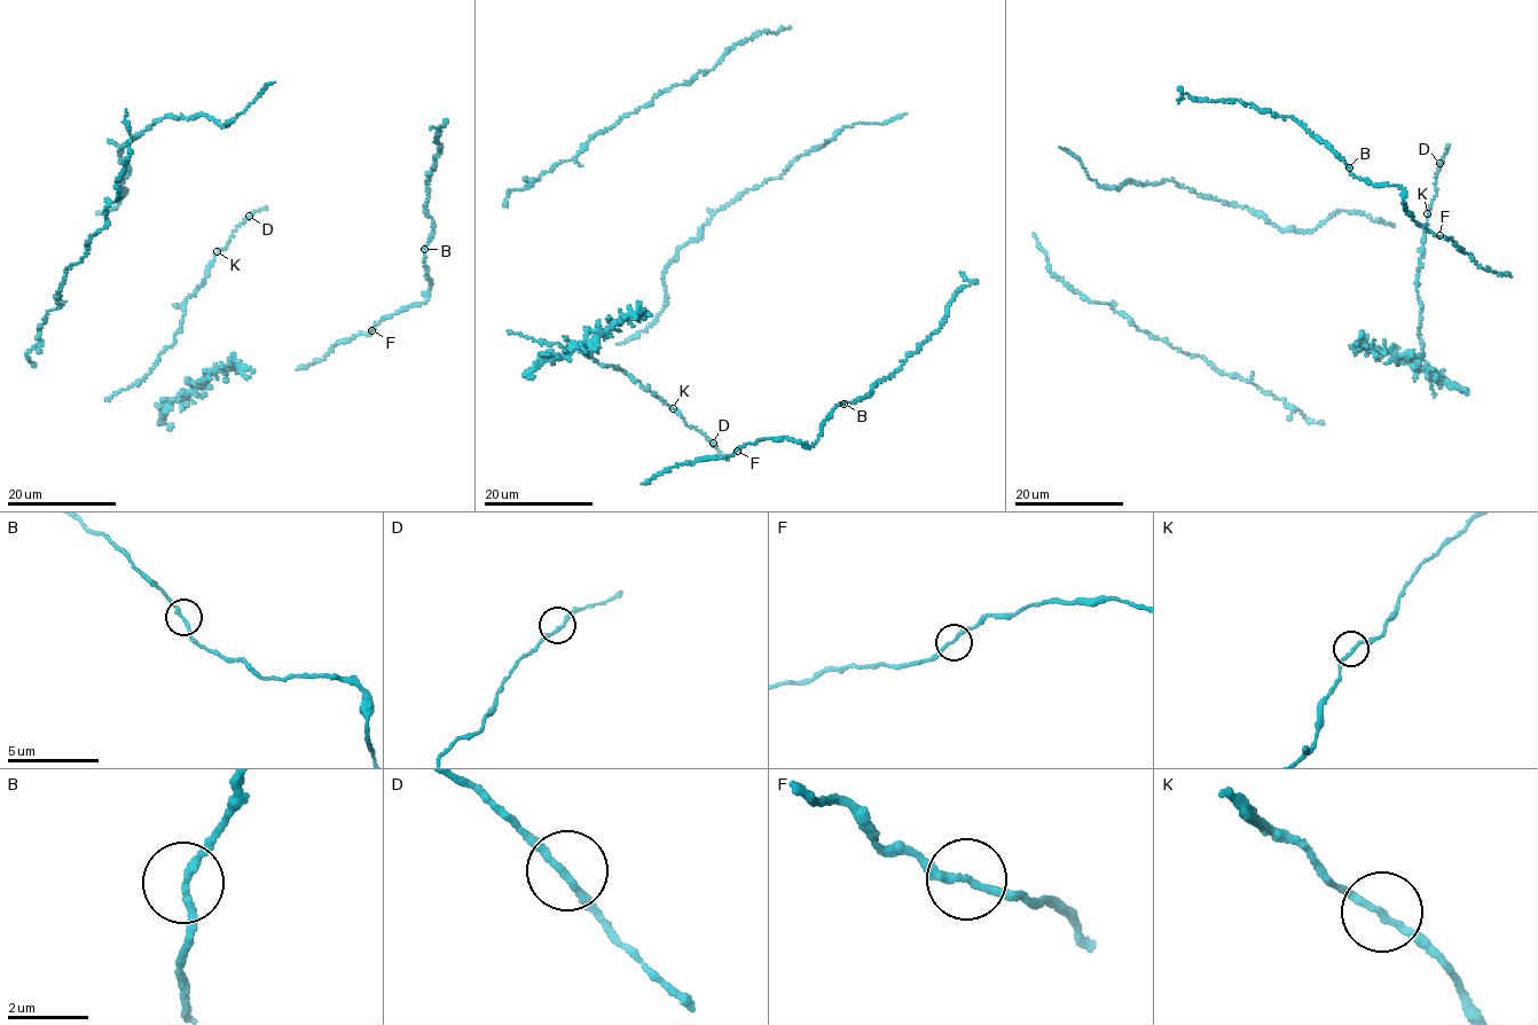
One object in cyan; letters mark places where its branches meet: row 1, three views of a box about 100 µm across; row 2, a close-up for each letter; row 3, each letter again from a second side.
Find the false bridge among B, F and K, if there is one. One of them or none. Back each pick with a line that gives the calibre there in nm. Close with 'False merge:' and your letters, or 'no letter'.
False merge: no letter

